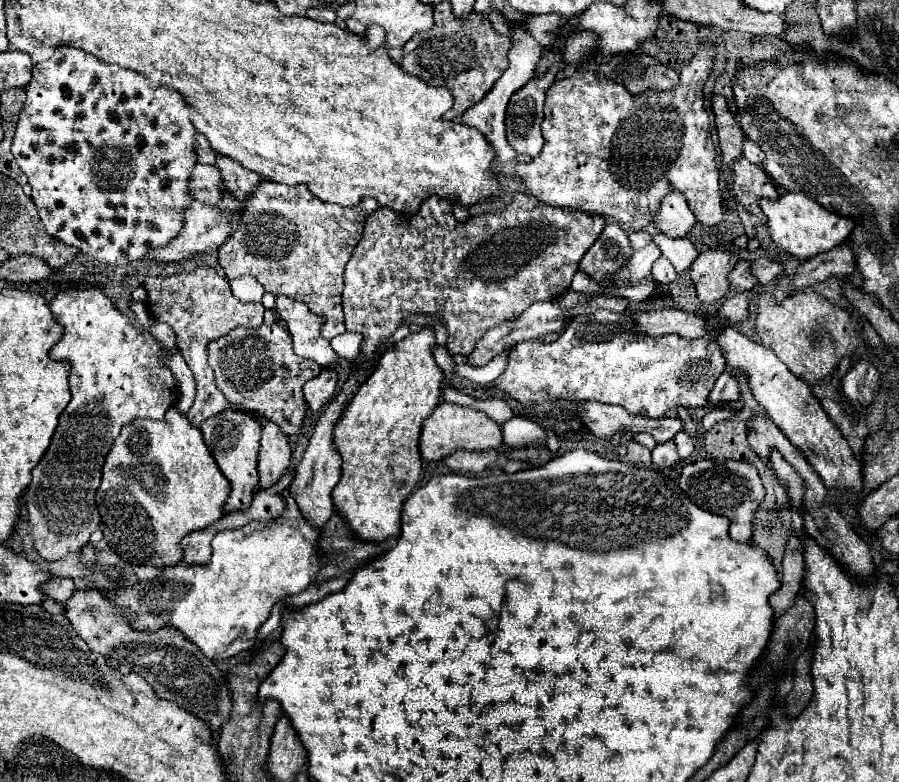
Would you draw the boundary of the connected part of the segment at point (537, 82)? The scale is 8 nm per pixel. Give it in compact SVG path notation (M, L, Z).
M550 68L544 76L538 76L534 80L530 80L526 86L522 86L518 92L514 92L510 102L508 102L508 110L506 110L508 142L520 156L536 158L542 152L542 146L544 146L544 136L542 136L544 112L542 112L542 106L544 106L546 90L552 86L552 82L556 78L556 72L558 72L558 68Z

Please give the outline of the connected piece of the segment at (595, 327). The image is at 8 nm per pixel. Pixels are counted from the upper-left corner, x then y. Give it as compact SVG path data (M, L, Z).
M630 306L624 312L596 310L594 314L580 314L570 320L566 330L558 340L542 344L538 340L526 340L512 348L508 356L508 366L496 386L510 398L518 400L522 406L536 406L546 400L598 400L604 404L616 404L626 408L630 414L640 414L646 418L664 418L670 410L678 408L702 408L712 392L716 378L724 372L726 360L710 338L688 340L682 336L666 334L660 338L644 336L636 330L634 318L644 312L642 306Z

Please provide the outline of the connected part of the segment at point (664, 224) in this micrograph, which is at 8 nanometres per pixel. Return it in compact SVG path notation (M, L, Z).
M672 192L662 200L654 222L660 232L672 238L684 238L696 224L696 216L690 212L686 198L680 192Z

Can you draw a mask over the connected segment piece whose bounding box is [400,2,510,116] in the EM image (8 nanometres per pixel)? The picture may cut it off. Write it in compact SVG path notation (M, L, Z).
M440 2L434 6L434 28L418 32L408 40L400 68L406 74L422 78L426 84L448 88L454 96L456 116L460 116L478 104L508 68L508 50L510 40L500 36L484 14L470 12L462 18L456 18L450 4Z

